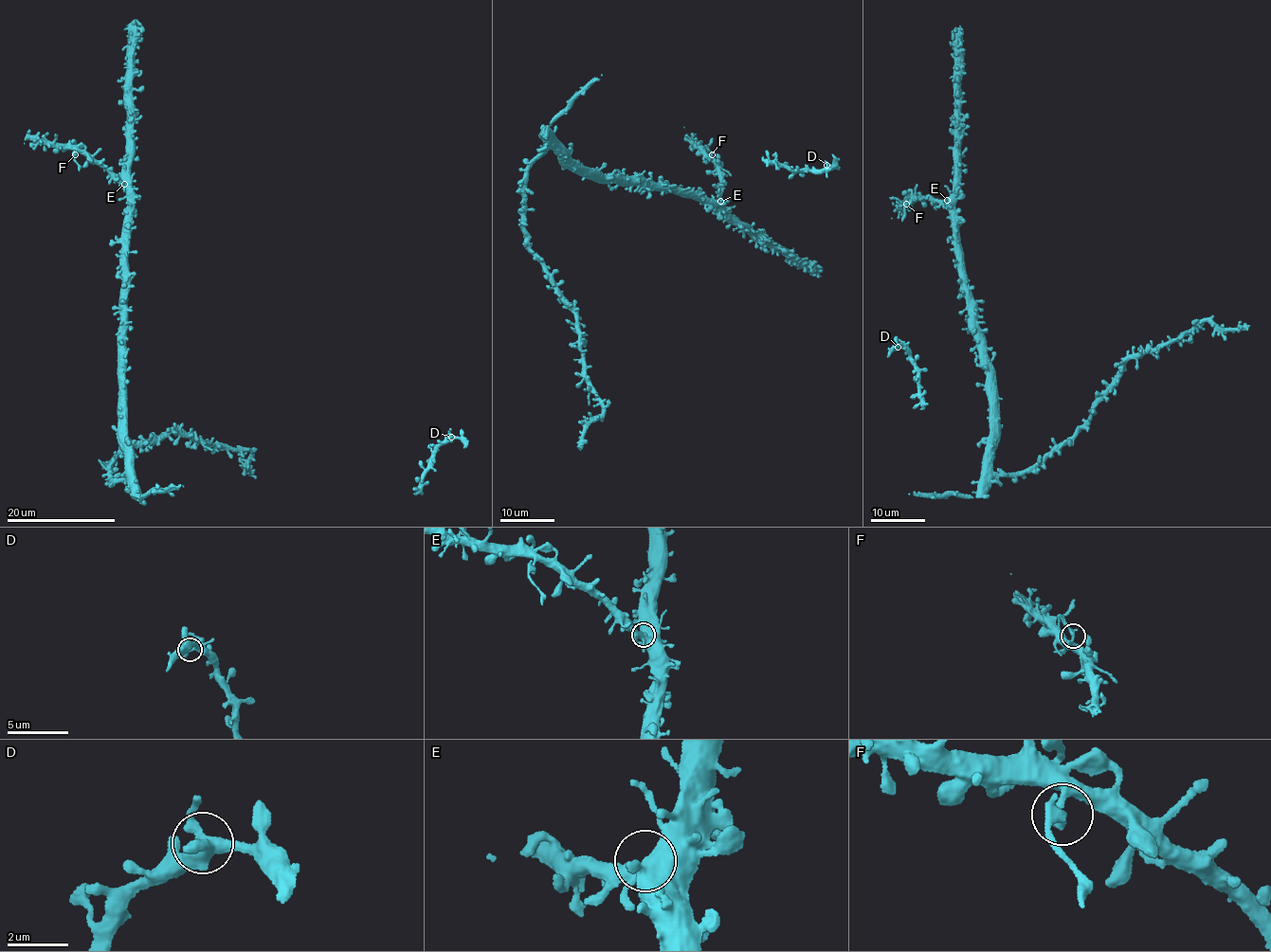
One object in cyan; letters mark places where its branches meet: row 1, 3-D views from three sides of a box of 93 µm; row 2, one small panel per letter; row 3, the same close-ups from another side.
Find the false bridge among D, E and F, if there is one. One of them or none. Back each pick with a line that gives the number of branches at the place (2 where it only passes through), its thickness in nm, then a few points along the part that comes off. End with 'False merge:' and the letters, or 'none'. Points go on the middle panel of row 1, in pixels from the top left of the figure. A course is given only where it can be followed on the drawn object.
F: branches 3; calibre 280 nm
False merge: F

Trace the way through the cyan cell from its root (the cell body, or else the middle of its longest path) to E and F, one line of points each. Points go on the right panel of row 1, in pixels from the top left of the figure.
E: (986, 451), (989, 433), (988, 360), (985, 338), (975, 320), (975, 301), (961, 270), (957, 217), (947, 200)
F: (986, 451), (988, 360), (975, 301), (961, 270), (957, 217), (946, 203), (911, 197), (907, 205)

